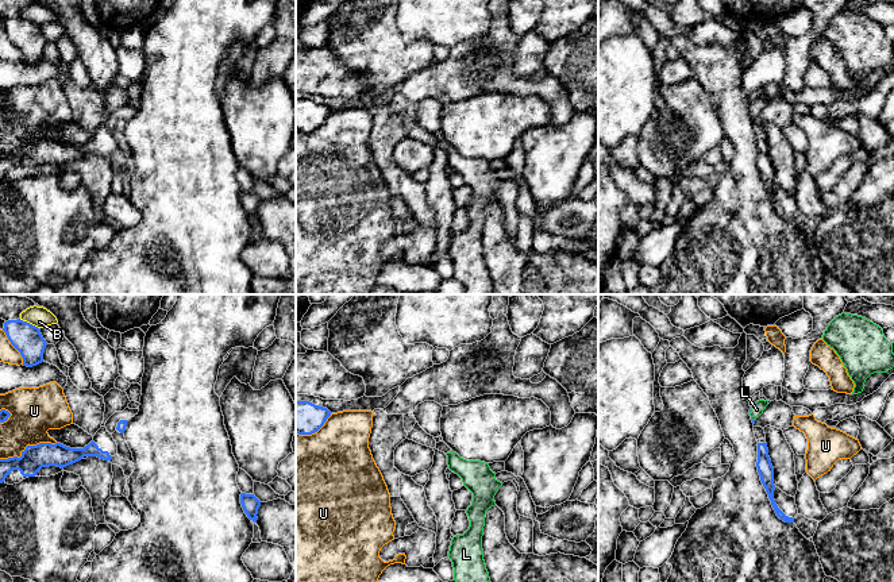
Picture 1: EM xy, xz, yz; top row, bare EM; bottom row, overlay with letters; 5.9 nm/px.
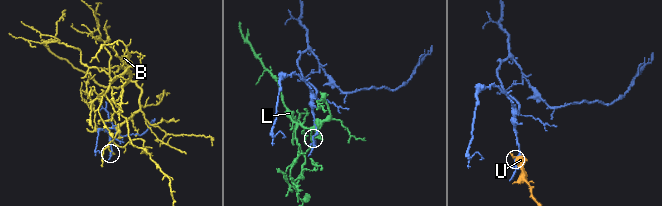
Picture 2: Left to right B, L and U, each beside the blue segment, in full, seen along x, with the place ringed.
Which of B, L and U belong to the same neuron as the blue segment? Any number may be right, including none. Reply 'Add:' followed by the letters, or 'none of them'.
Add: none of them

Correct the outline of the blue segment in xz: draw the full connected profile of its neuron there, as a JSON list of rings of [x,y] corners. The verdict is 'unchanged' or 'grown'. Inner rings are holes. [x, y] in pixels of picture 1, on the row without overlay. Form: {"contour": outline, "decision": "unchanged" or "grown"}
{"contour": [[[296,99],[296,131],[312,132],[317,130],[330,113],[331,109],[327,105],[309,99]]], "decision": "unchanged"}

